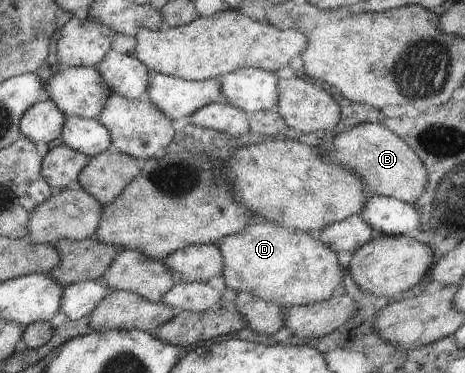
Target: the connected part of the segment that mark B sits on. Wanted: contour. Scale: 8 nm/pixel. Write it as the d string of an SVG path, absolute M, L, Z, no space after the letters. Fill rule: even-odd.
M375 122L354 125L329 139L322 136L316 148L329 164L337 164L355 174L363 184L362 193L367 198L387 196L413 206L427 183L425 168L417 154L386 127Z

